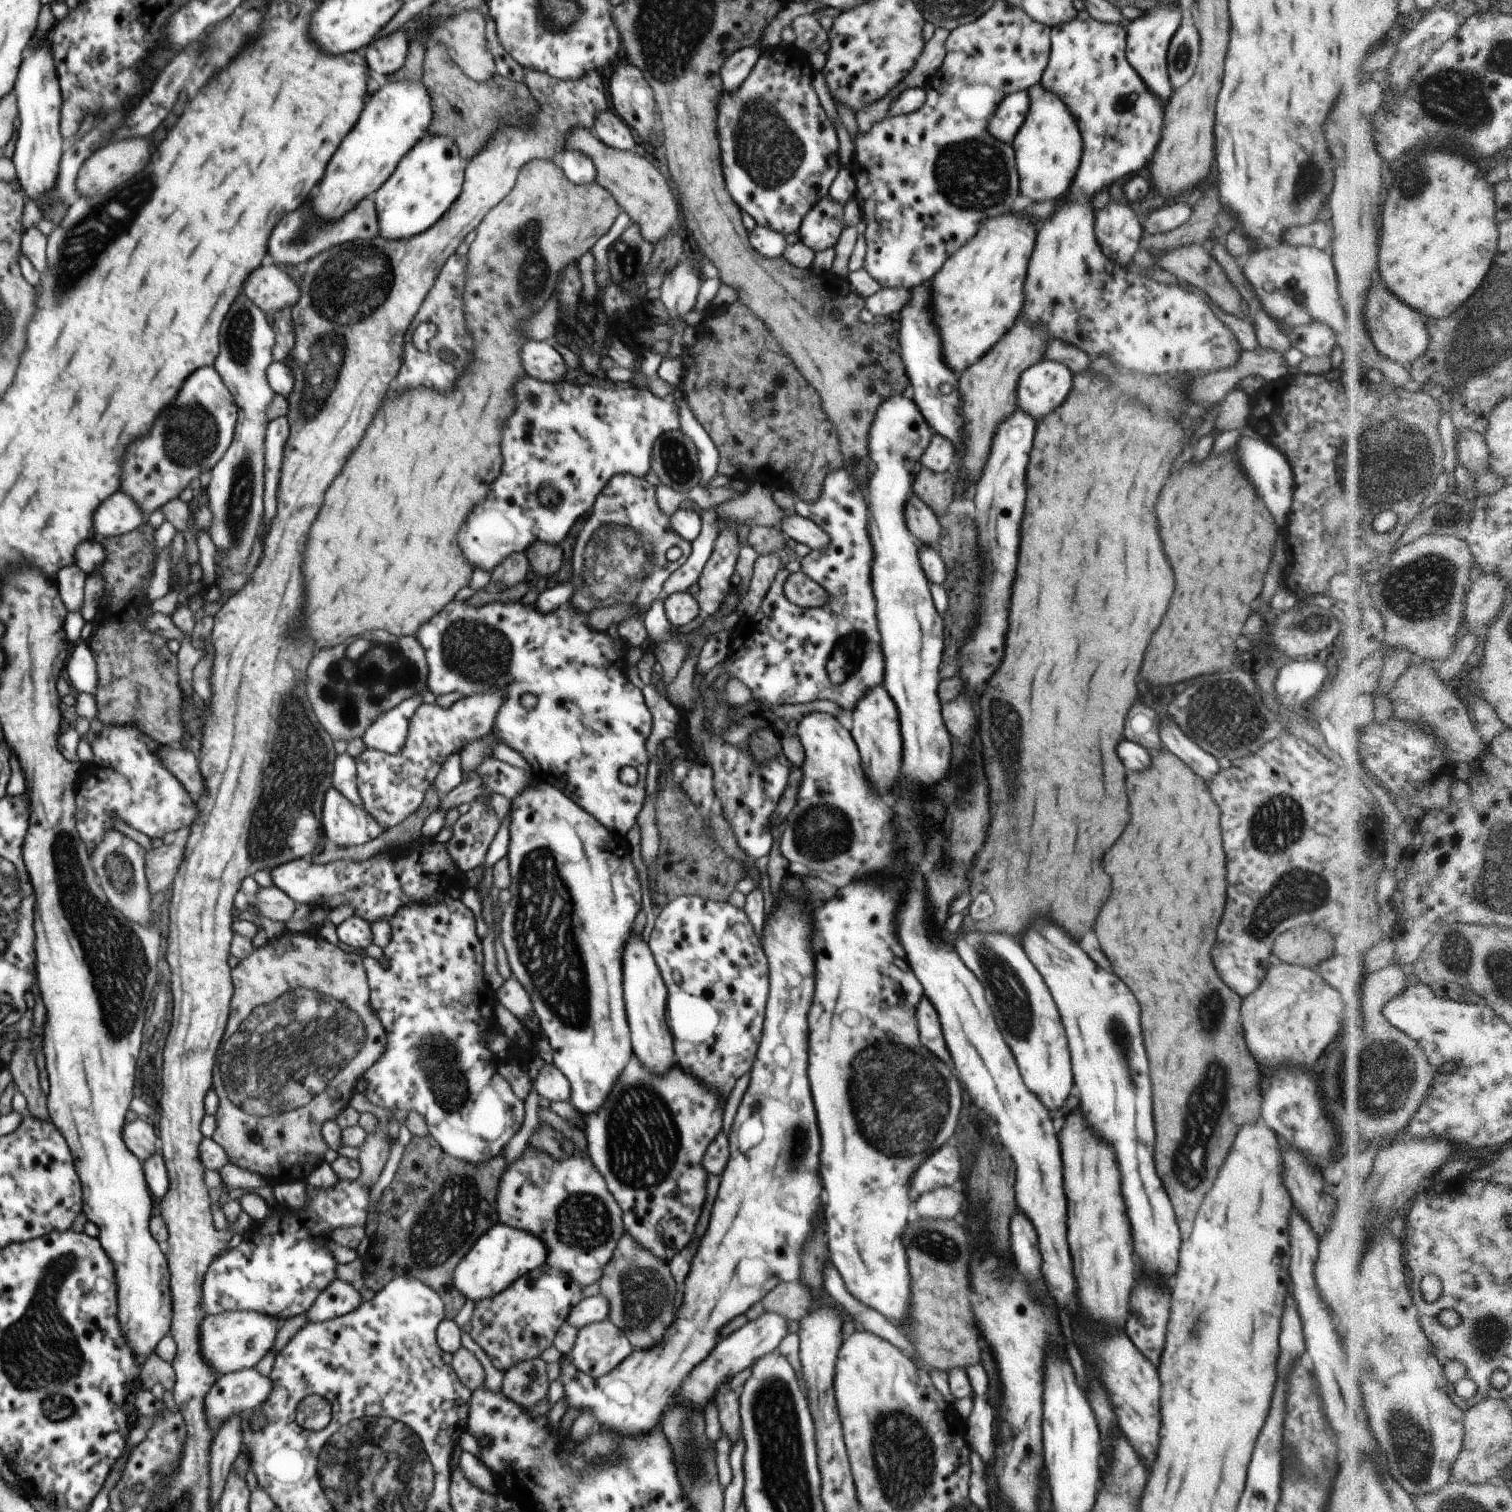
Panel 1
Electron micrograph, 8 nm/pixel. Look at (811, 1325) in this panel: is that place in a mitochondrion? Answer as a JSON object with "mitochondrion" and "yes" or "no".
{"mitochondrion":"no"}

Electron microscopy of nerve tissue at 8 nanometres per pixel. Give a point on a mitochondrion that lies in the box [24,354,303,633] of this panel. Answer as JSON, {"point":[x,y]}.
{"point":[194,439]}

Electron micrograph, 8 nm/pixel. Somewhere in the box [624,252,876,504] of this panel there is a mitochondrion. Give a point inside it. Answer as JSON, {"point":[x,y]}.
{"point":[675,457]}

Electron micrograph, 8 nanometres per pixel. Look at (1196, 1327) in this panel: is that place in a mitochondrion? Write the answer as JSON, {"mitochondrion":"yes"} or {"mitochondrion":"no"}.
{"mitochondrion":"yes"}

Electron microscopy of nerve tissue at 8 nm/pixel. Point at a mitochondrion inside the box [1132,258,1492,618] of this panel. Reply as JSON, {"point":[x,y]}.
{"point":[1385,461]}

